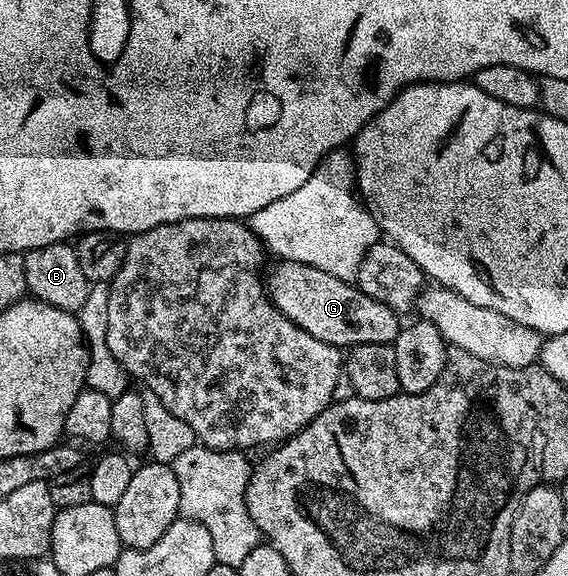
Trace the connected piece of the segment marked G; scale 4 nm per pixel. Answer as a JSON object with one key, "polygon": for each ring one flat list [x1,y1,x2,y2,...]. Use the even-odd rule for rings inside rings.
{"polygon":[[280,259,265,276,265,291,268,300,277,311,284,312,305,334,321,338,334,348,346,350,358,344,394,345,401,327,400,313,389,306,369,298,354,283,333,278,317,266]]}

